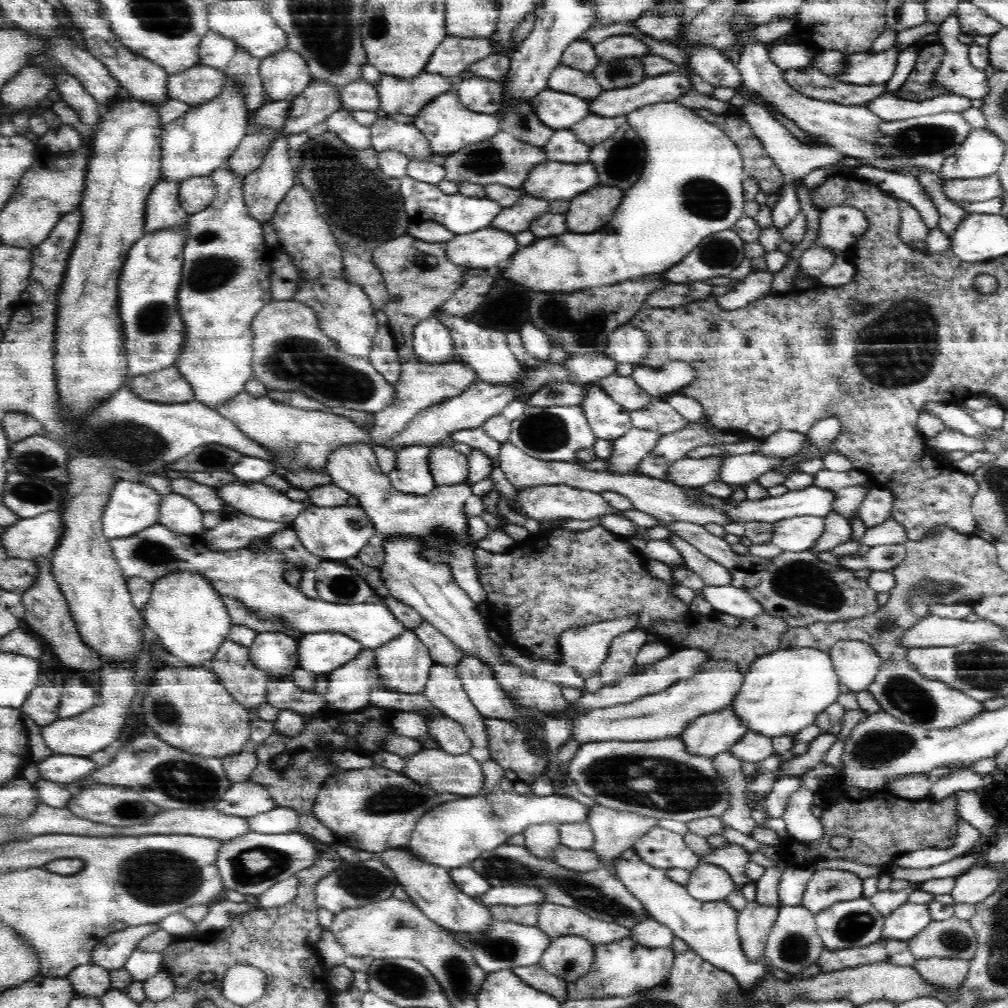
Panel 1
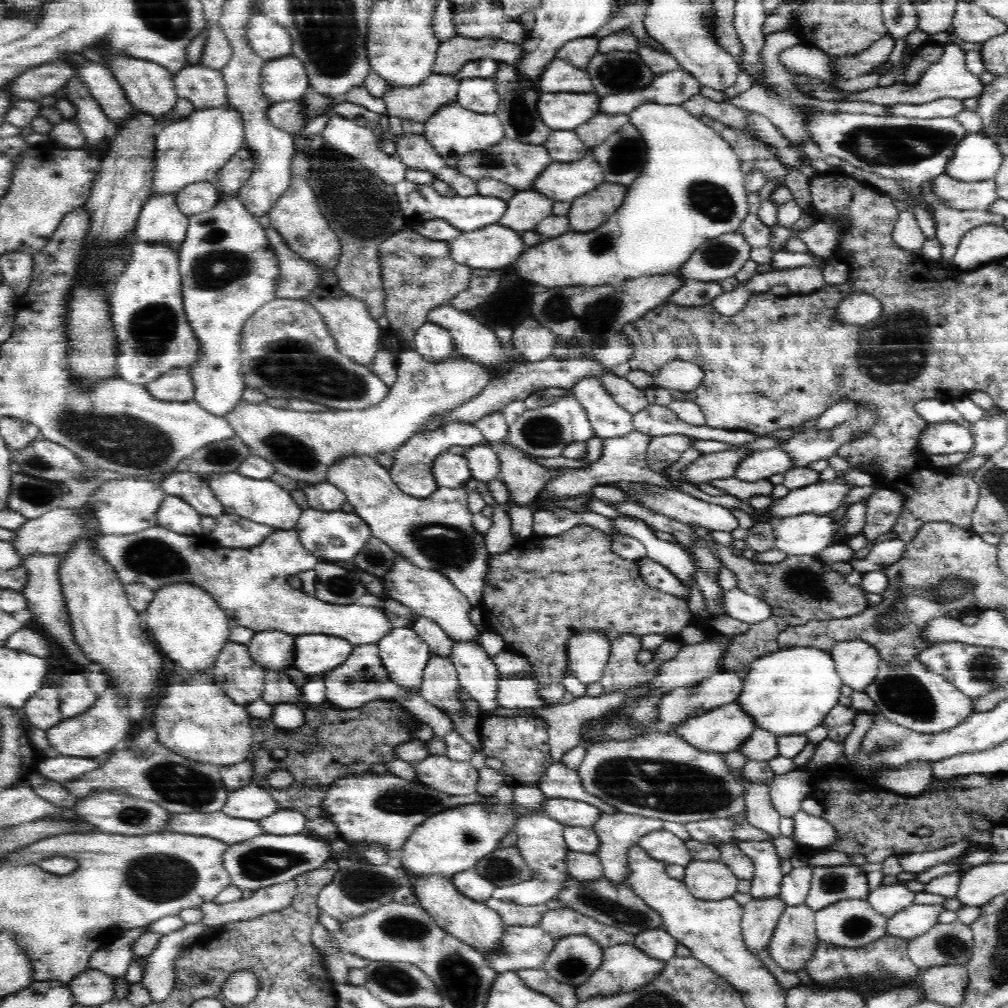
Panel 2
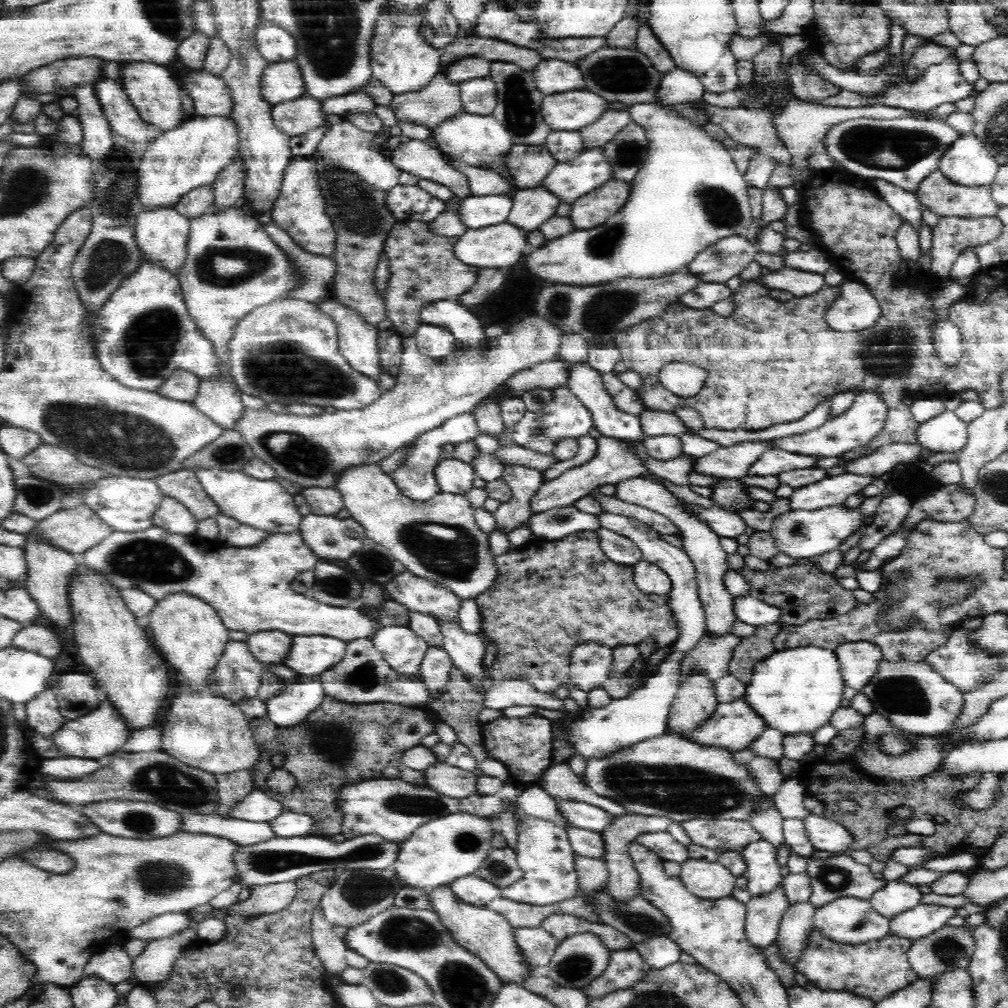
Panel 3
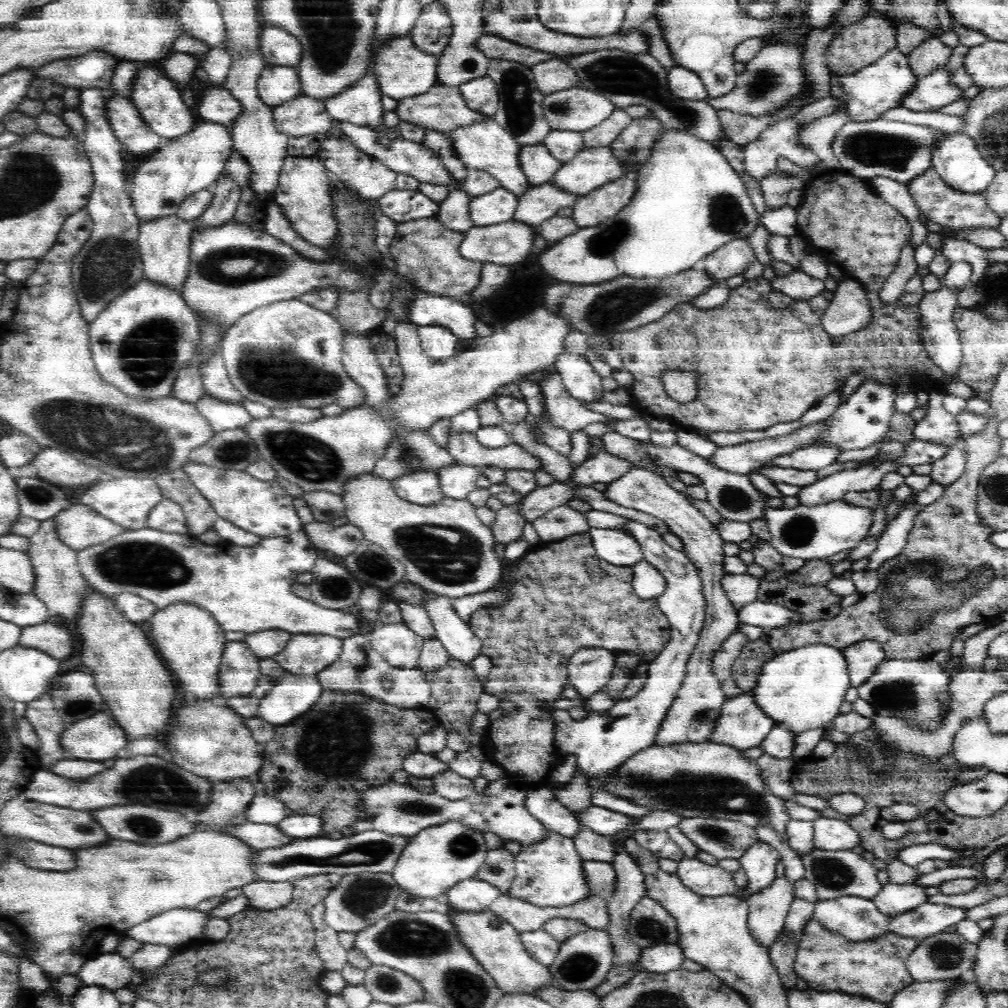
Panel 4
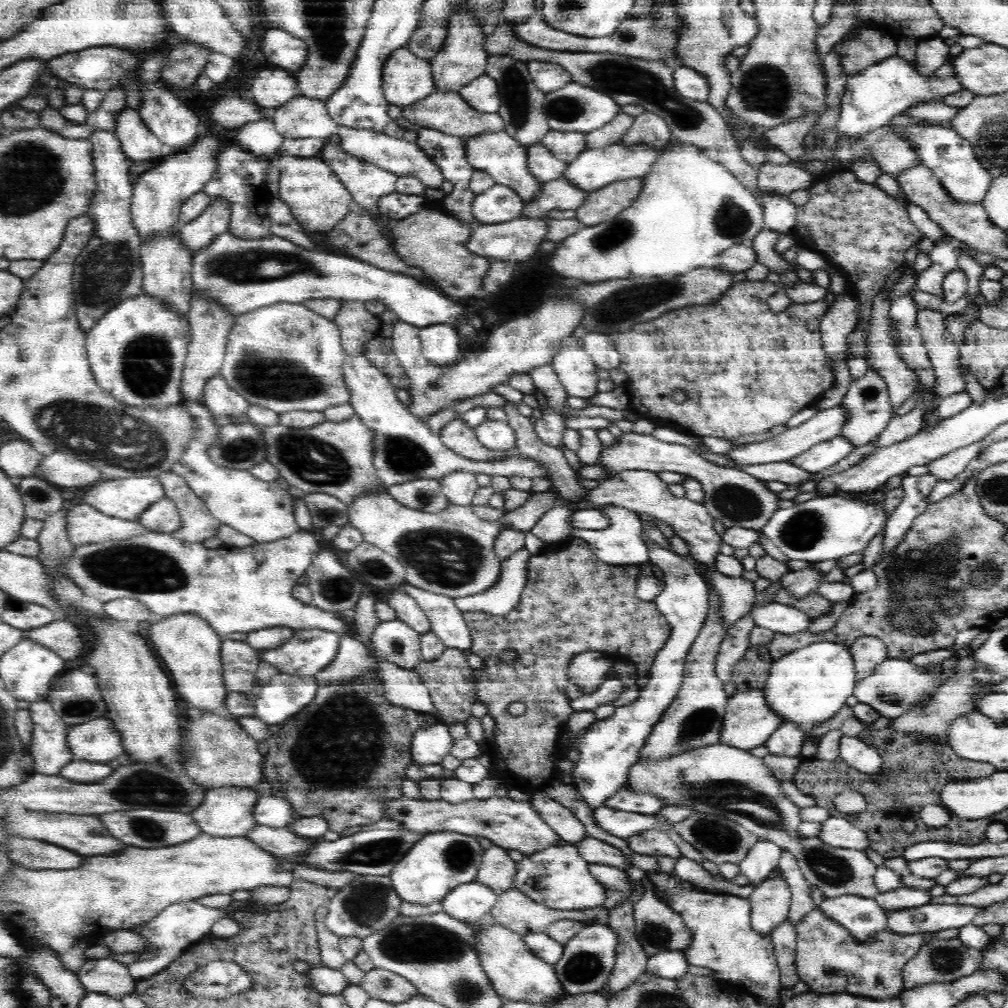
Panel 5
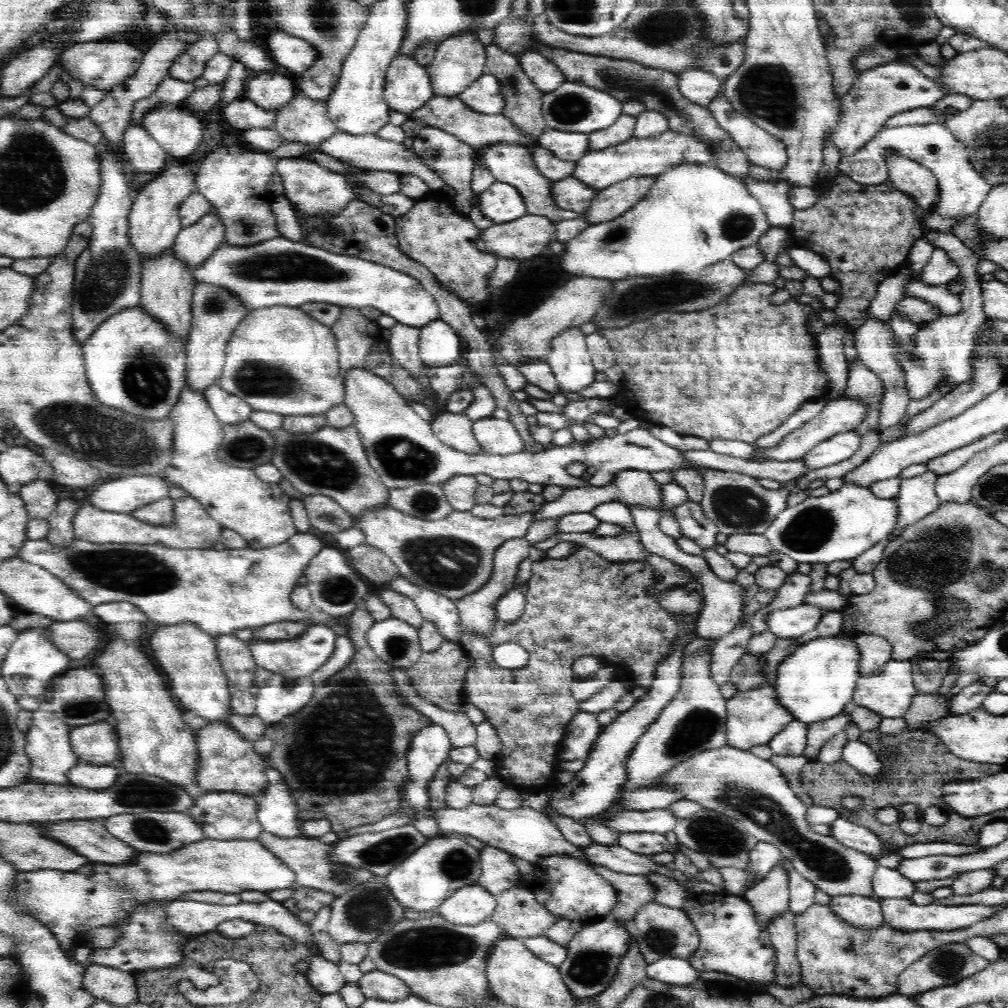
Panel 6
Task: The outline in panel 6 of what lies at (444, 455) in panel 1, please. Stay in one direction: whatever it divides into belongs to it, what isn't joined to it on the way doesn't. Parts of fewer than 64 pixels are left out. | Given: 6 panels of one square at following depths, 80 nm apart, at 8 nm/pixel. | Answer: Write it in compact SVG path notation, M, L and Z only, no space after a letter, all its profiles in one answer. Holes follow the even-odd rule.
M460 474L442 483L447 501L453 510L471 511L475 505L477 481L474 475Z

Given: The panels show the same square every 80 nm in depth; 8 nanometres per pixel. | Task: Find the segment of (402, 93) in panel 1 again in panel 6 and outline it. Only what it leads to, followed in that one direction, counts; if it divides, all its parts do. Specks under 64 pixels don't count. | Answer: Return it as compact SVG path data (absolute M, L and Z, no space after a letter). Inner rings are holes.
M433 95L428 99L424 106L418 107L414 111L410 111L409 118L414 120L418 119L420 122L424 122L428 127L436 127L442 129L454 136L457 136L462 142L474 147L474 150L489 145L493 141L501 141L506 139L507 142L516 142L520 146L535 147L536 140L529 140L523 136L523 132L519 132L512 121L508 120L502 112L500 114L482 114L466 106L459 96L455 95Z

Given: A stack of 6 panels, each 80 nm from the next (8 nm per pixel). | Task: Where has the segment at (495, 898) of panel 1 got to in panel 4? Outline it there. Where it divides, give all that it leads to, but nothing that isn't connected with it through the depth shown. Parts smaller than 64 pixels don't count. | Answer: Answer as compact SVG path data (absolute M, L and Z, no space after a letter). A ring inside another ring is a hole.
M550 827L543 828L543 835L528 848L515 856L516 877L506 893L536 906L570 906L589 898L588 884L584 880L582 860L572 838Z

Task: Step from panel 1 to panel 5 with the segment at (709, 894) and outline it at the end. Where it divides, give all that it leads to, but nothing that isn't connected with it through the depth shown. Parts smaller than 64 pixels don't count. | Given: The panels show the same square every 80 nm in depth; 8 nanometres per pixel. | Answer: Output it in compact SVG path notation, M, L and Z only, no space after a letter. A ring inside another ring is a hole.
M685 857L676 859L676 866L673 873L682 880L688 881L698 887L698 889L701 888L702 891L724 892L730 895L747 898L747 896L750 896L754 892L755 888L752 883L743 886L736 885L724 879L722 874L716 876L715 880L713 880L712 875L704 870L700 863L696 863L694 860Z

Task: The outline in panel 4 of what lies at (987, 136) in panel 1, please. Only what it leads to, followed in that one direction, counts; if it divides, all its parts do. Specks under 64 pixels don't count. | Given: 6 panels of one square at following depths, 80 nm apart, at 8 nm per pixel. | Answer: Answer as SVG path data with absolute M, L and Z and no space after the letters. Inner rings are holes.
M962 132L946 133L934 146L931 152L931 167L939 177L960 191L984 191L994 180L993 166L979 155L977 144L973 138Z

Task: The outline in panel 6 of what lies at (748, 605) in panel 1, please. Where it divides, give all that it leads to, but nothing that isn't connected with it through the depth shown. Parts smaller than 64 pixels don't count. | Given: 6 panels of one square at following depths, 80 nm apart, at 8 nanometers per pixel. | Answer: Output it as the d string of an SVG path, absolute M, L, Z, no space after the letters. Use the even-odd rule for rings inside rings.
M802 603L795 607L778 607L773 609L766 618L761 620L762 625L777 638L798 638L818 626L825 611L815 605Z

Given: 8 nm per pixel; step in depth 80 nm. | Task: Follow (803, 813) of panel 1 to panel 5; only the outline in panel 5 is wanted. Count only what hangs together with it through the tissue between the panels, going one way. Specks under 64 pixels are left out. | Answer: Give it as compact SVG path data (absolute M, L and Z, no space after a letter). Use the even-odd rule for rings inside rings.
M842 814L834 815L820 823L818 834L824 844L838 847L866 850L870 848L868 835L862 829L857 829Z

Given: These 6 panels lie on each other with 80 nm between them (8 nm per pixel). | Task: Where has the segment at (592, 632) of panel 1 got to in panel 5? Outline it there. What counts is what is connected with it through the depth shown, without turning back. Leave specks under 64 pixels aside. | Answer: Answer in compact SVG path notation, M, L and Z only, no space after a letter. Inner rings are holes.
M580 652L568 666L569 681L582 687L584 693L593 693L612 674L613 664L604 652Z

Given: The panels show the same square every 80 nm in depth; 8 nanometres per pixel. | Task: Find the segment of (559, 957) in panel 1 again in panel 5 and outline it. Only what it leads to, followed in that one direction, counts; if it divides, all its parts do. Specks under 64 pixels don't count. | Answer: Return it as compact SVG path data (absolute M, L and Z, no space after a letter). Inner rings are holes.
M586 924L583 929L564 945L560 960L554 964L556 977L569 994L604 992L615 965L618 937L610 925Z

